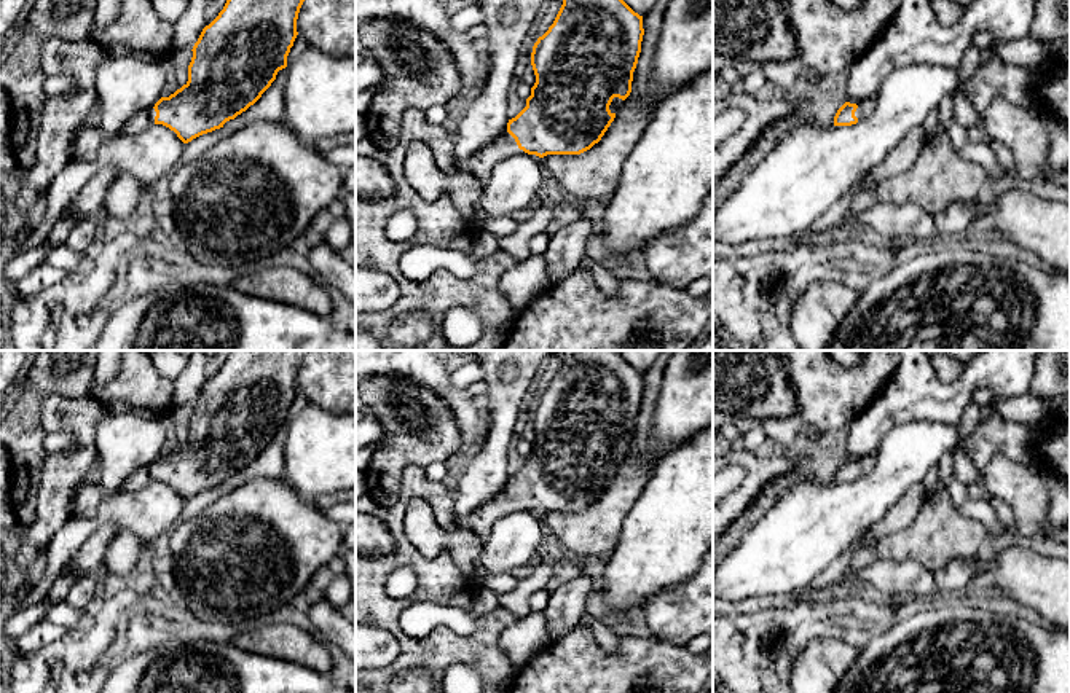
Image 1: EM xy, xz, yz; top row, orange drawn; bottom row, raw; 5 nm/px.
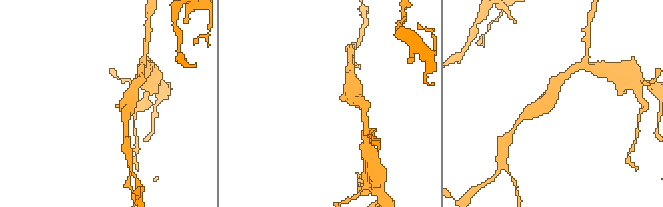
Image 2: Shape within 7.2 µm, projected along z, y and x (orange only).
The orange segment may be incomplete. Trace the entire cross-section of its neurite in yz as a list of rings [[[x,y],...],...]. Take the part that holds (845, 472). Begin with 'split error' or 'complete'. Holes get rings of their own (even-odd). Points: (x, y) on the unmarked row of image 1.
split error; [[[875,454],[866,456],[861,462],[845,459],[834,473],[834,483],[852,483],[867,475],[875,465]]]

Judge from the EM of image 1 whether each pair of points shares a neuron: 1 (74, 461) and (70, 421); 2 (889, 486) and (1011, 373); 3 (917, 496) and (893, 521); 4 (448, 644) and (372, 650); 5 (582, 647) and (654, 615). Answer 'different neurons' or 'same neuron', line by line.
1: same neuron
2: different neurons
3: same neuron
4: different neurons
5: different neurons

